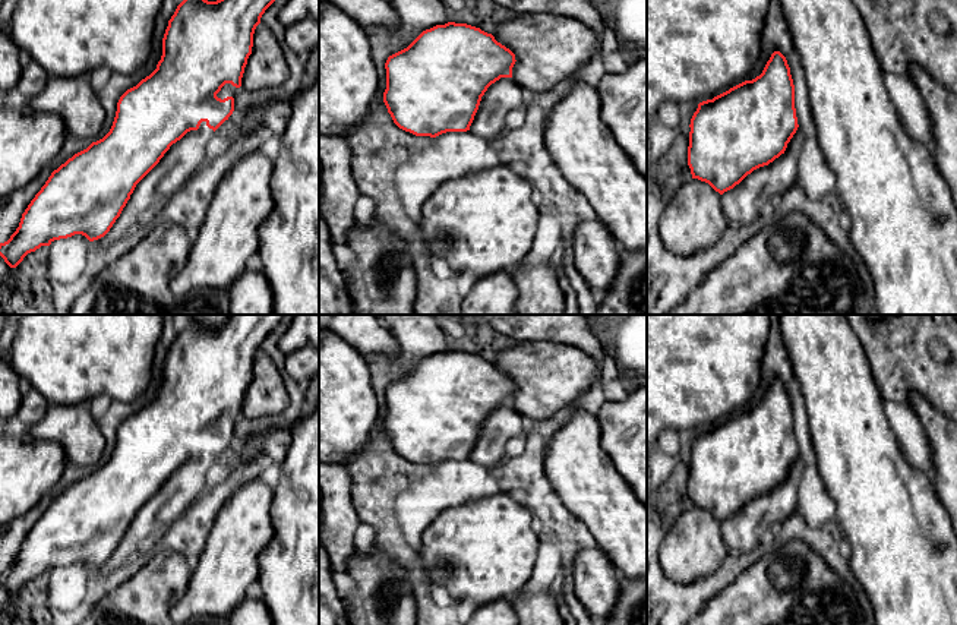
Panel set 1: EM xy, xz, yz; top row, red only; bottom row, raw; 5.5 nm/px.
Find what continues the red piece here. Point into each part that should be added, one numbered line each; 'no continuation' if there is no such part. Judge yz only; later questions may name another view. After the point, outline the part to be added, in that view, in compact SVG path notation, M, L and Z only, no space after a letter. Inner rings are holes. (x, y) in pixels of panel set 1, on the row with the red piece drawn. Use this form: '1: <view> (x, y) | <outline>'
1: yz (757, 192) | M802 130L787 143L786 151L768 165L748 174L720 198L729 224L749 224L767 212L796 181L798 158L802 149Z

